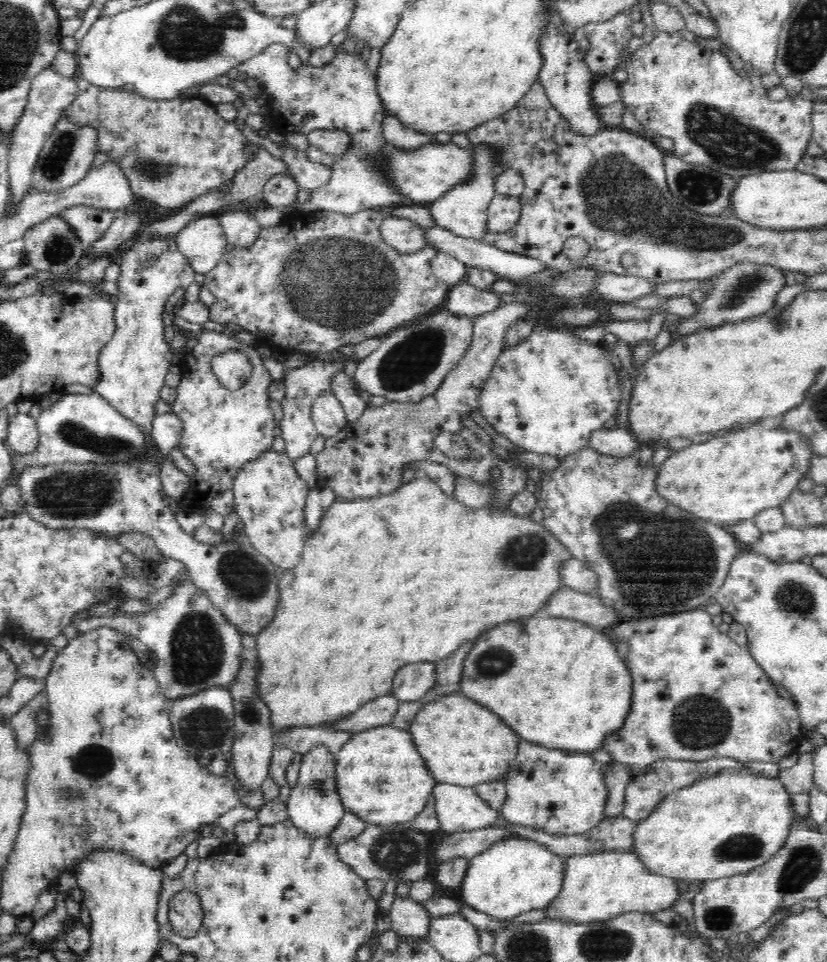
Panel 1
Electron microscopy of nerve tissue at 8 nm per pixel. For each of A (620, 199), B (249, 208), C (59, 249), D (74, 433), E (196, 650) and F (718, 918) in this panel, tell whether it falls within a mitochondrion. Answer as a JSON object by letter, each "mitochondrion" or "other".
{"A":"mitochondrion","B":"other","C":"mitochondrion","D":"mitochondrion","E":"mitochondrion","F":"mitochondrion"}

